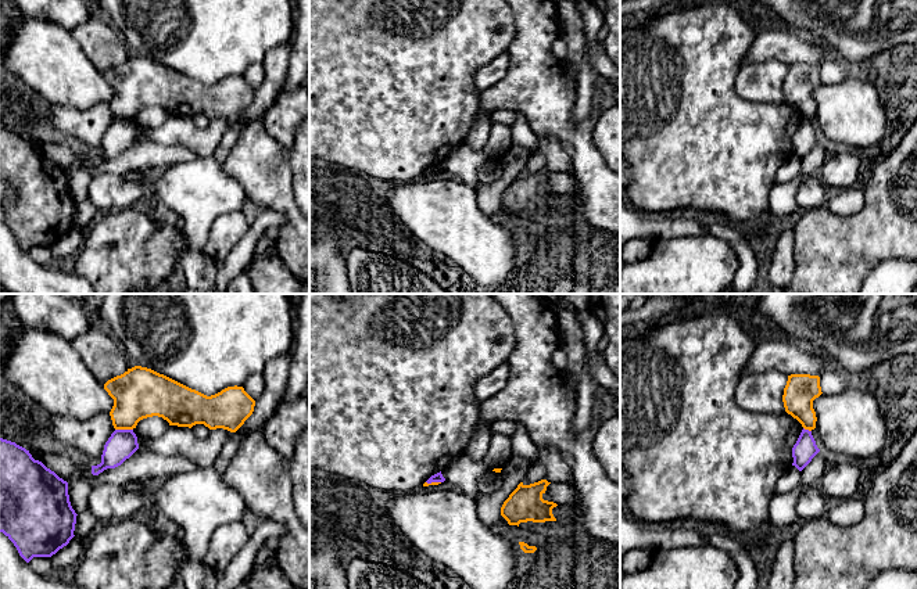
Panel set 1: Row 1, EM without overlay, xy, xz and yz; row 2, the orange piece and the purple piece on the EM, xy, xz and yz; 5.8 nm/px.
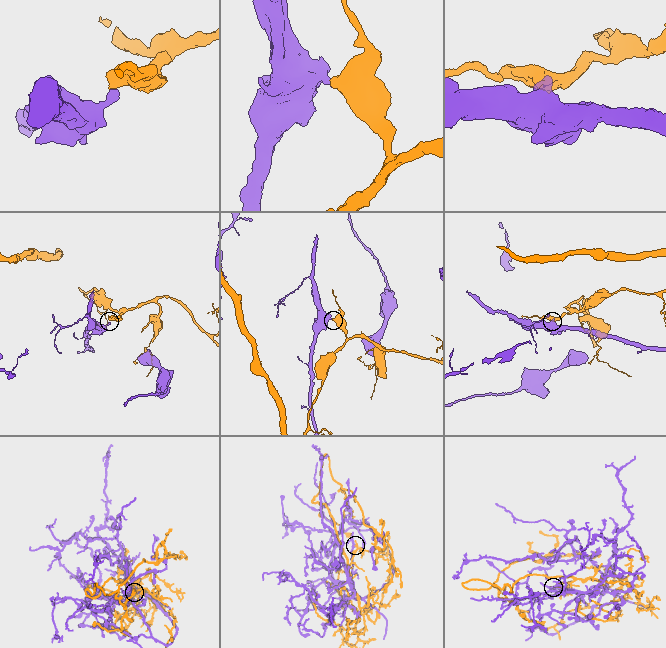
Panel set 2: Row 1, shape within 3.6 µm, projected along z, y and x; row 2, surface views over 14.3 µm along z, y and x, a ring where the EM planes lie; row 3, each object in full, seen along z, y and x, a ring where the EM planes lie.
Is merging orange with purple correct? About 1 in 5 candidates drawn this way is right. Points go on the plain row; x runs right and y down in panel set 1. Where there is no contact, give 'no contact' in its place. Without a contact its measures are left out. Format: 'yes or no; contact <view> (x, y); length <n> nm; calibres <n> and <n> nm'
no; contact xy (124, 118); length 100 nm; calibres 300 and 170 nm

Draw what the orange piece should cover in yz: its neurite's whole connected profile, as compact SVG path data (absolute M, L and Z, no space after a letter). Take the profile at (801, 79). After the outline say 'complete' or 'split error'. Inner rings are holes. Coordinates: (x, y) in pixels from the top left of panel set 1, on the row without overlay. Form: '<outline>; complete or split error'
M791 64L782 85L785 101L796 108L805 119L812 121L817 111L813 90L821 83L819 65Z; complete

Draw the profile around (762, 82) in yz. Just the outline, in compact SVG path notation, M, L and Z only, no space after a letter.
M775 60L746 64L735 78L735 91L749 101L784 103L782 85L787 71L788 65Z

